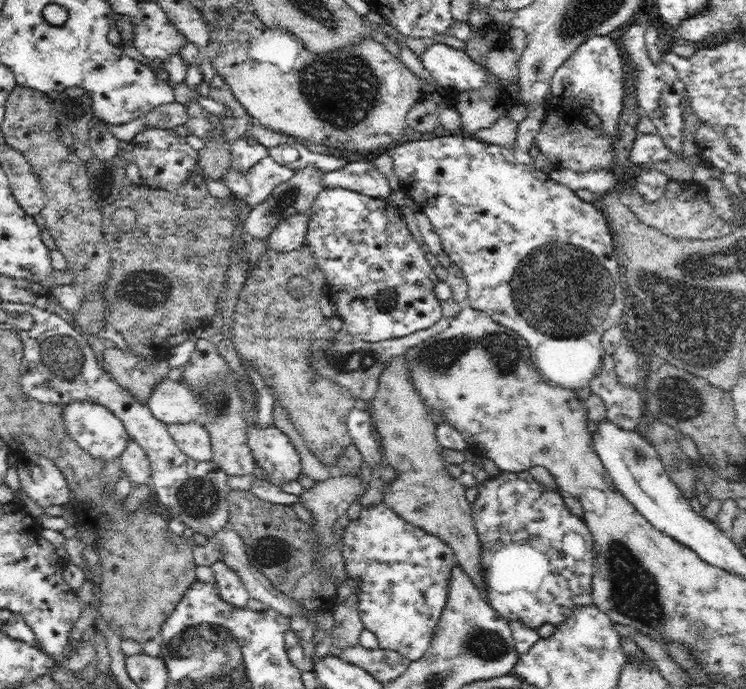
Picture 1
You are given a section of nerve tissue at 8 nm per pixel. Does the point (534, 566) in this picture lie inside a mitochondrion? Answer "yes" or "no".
no

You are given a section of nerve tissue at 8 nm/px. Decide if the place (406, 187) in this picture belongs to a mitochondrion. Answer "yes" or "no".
no

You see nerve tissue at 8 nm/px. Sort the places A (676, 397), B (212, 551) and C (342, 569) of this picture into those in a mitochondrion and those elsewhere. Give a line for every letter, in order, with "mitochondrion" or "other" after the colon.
A: mitochondrion
B: other
C: other

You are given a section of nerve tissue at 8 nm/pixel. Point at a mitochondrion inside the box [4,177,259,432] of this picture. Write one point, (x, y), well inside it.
(63, 360)

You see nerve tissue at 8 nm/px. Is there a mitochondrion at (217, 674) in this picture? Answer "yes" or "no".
yes

